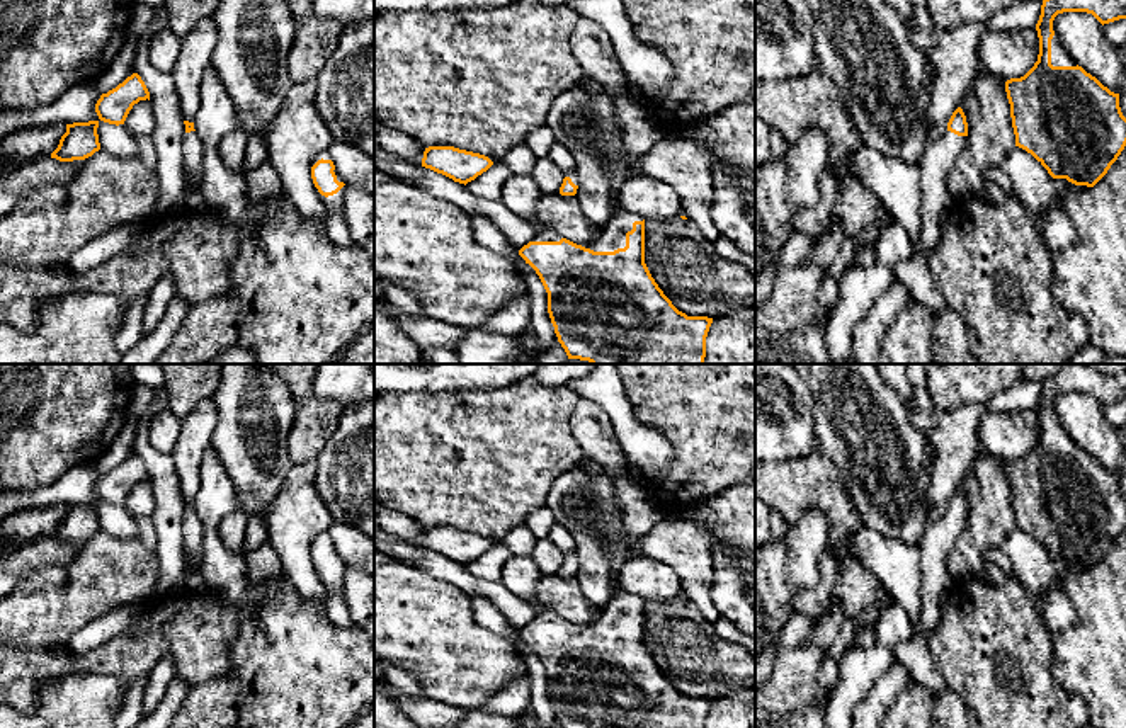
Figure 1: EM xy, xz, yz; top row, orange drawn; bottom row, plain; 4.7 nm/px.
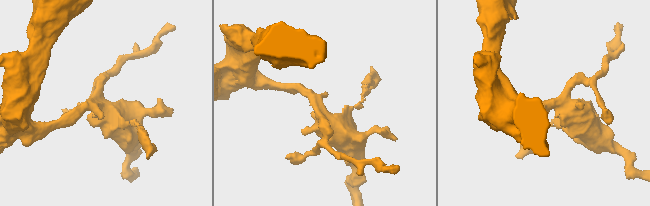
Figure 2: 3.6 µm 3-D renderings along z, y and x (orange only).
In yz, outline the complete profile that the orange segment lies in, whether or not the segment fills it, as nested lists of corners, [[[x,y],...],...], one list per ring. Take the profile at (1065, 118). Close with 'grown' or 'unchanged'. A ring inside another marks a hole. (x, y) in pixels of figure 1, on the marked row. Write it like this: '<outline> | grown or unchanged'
[[[1043,0],[1036,24],[1038,61],[1024,77],[1007,80],[1005,92],[1015,146],[1031,153],[1053,179],[1094,187],[1126,146],[1126,117],[1119,107],[1119,94],[1078,66],[1055,36],[1053,20],[1063,12],[1087,12],[1104,26],[1126,19],[1126,0]]] | grown

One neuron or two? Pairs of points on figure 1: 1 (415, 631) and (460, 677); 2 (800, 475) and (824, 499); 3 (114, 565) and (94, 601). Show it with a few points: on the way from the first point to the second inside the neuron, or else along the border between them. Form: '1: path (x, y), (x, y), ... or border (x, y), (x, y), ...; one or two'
1: path (427, 643), (449, 665); one
2: path (805, 480), (818, 494); one
3: path (106, 574), (94, 585), (94, 592); one

